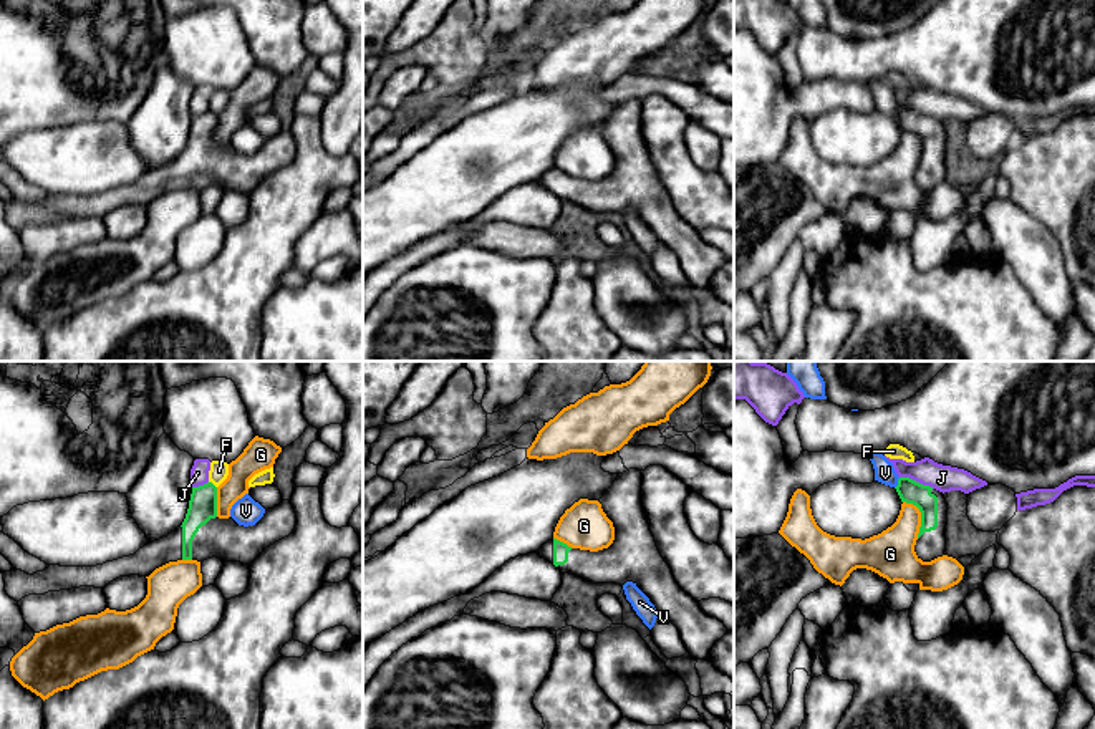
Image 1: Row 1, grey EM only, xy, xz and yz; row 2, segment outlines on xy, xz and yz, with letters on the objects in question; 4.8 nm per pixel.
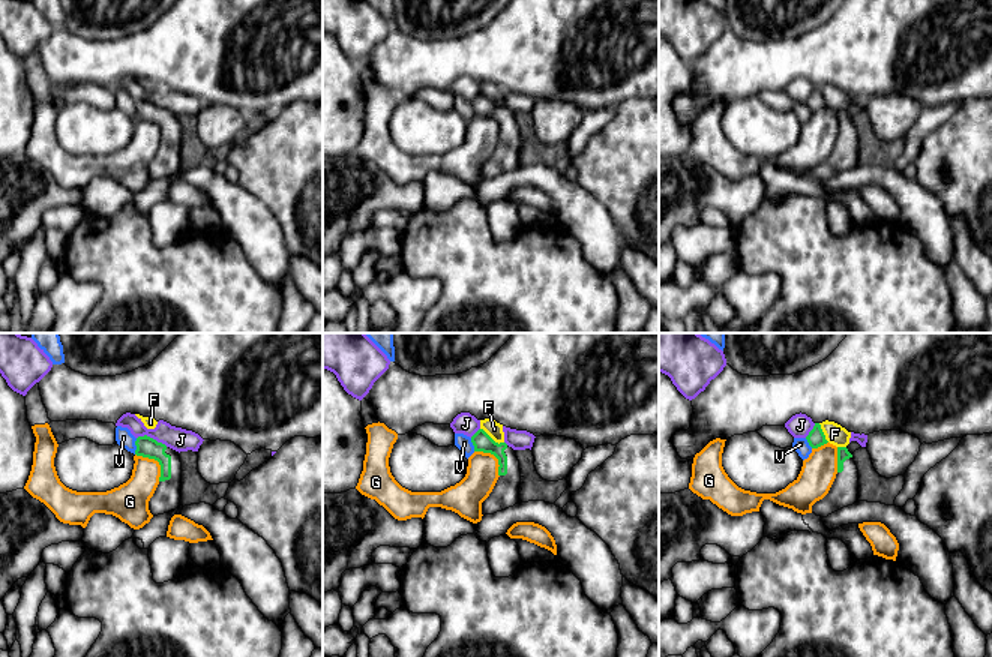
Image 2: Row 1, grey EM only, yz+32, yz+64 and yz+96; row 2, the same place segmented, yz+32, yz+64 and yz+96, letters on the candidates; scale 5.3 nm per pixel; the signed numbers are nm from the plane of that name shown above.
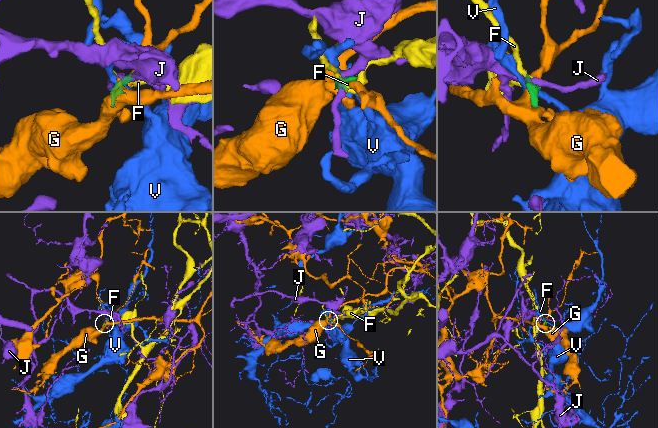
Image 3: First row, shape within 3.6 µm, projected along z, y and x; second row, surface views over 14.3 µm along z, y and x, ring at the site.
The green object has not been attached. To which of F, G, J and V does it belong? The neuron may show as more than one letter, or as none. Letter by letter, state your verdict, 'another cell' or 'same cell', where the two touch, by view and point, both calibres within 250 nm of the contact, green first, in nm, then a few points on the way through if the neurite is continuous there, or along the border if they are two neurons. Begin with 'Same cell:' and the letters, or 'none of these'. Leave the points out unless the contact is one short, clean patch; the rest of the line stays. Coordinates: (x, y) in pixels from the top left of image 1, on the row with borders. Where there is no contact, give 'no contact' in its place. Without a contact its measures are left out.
Same cell: none of these
F: another cell; meets green in xy at (212, 484); 140 nm thick on the green side, 90 nm on the other
G: another cell; meets green in yz at (921, 516); 120 nm thick on the green side, 220 nm on the other
J: another cell; meets green in yz at (915, 481); 120 nm thick on the green side, 130 nm on the other; border along yz (900, 476), (908, 476), (933, 487)
V: another cell; meets green in yz at (898, 482); 120 nm thick on the green side, 100 nm on the other

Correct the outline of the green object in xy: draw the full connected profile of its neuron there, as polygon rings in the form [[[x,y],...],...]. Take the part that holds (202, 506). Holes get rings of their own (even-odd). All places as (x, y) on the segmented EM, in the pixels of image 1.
[[[207,482],[192,487],[184,522],[167,537],[154,540],[134,555],[96,567],[50,565],[28,575],[22,570],[2,572],[5,591],[15,601],[28,595],[71,590],[80,587],[104,588],[119,577],[149,577],[156,568],[177,560],[217,557],[222,562],[250,565],[267,547],[288,537],[297,525],[297,512],[290,500],[265,510],[255,525],[239,525],[232,517],[217,517],[217,487]]]

